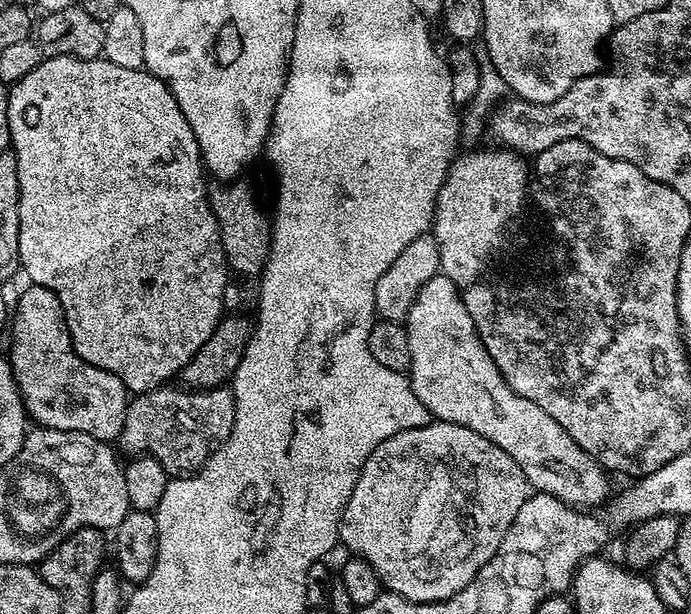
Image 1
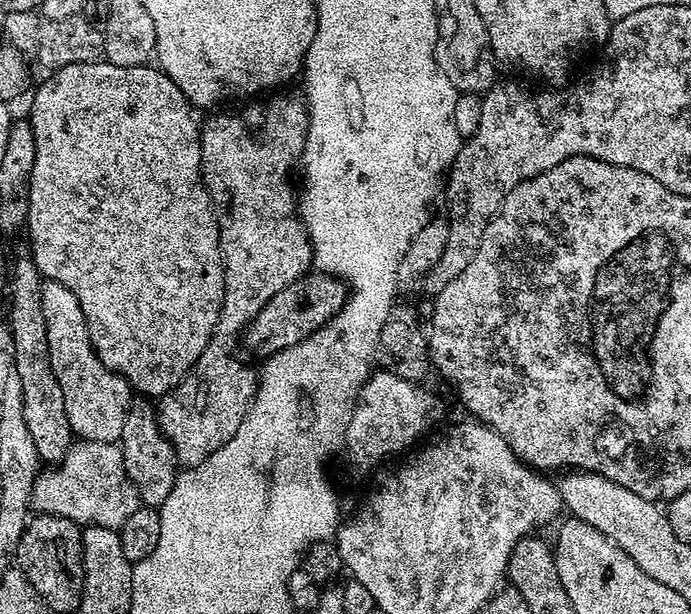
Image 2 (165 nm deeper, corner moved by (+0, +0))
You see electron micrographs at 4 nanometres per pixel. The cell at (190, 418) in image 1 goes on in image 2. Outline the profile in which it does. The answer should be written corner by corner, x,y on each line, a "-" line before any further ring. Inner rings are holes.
272,94
267,98
253,99
256,101
253,104
246,105
241,112
217,111
215,114
212,114
217,114
217,116
210,117
205,124
203,121
200,128
200,175
204,177
204,187
208,189
208,196
212,199
212,209
216,212
216,224
220,228
220,254
224,258
224,297
220,303
220,316
216,320
216,325
206,350
202,350
202,354
198,358
198,362
192,367
191,372
180,383
174,385
167,394
159,397
158,403
155,405
156,421
160,424
160,429
164,431
164,437
170,442
177,461
185,469
197,468
202,462
206,462
206,458
210,458
210,454
214,454
214,450
226,446
226,442
230,442
230,438
234,438
234,434
238,434
238,426
242,426
242,422
252,405
252,400
256,397
258,372
255,367
251,368
250,365
243,364
232,351
235,350
236,344
238,348
238,341
241,339
244,329
256,319
256,315
260,313
262,306
266,306
266,302
270,302
270,298
274,298
274,294
278,294
278,290
290,286
313,267
312,243
308,240
308,231
305,230
304,221
300,218
298,196
294,188
292,192
292,163
295,160
297,163
304,151
304,143
308,133
308,106
303,95
276,95
280,94

